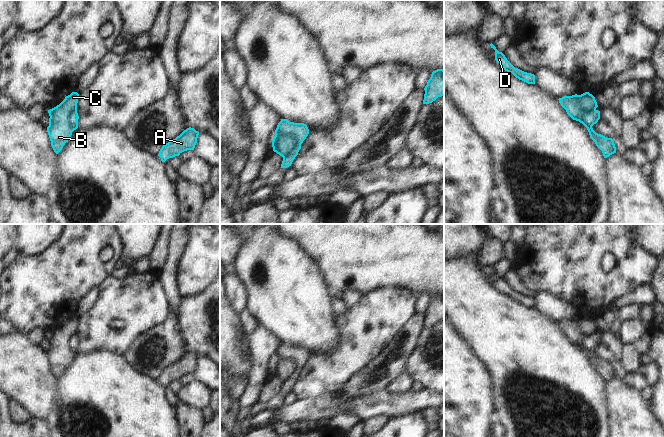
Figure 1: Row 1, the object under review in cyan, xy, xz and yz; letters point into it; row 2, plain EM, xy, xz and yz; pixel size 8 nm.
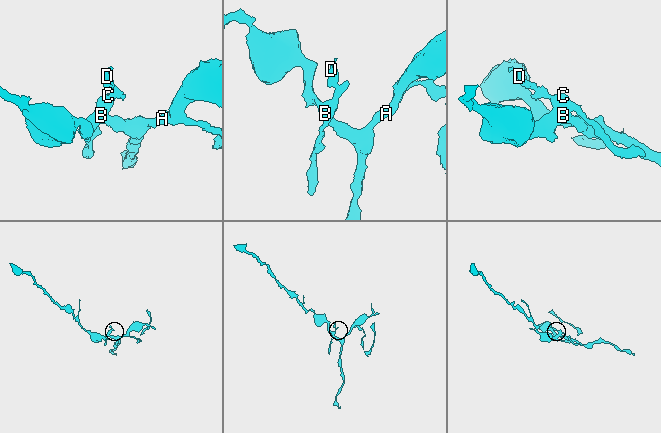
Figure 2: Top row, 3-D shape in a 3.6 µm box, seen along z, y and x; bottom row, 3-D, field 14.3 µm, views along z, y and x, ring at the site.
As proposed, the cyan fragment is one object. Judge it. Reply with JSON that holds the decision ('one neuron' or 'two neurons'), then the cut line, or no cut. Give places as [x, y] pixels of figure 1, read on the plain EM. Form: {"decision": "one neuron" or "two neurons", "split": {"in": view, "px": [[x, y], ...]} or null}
{"decision": "two neurons", "split": {"in": "xz", "px": [[275, 357], [290, 359], [295, 366], [295, 369], [283, 381]]}}

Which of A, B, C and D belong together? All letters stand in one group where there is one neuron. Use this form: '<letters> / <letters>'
A B C / D

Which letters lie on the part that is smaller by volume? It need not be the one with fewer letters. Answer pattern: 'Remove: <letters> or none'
Remove: D

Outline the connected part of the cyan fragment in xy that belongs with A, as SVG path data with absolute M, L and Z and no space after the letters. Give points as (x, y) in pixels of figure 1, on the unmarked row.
M187 352L175 363L169 365L159 375L158 380L162 386L169 382L179 380L182 376L187 374L194 374L197 367L199 356L194 352Z

